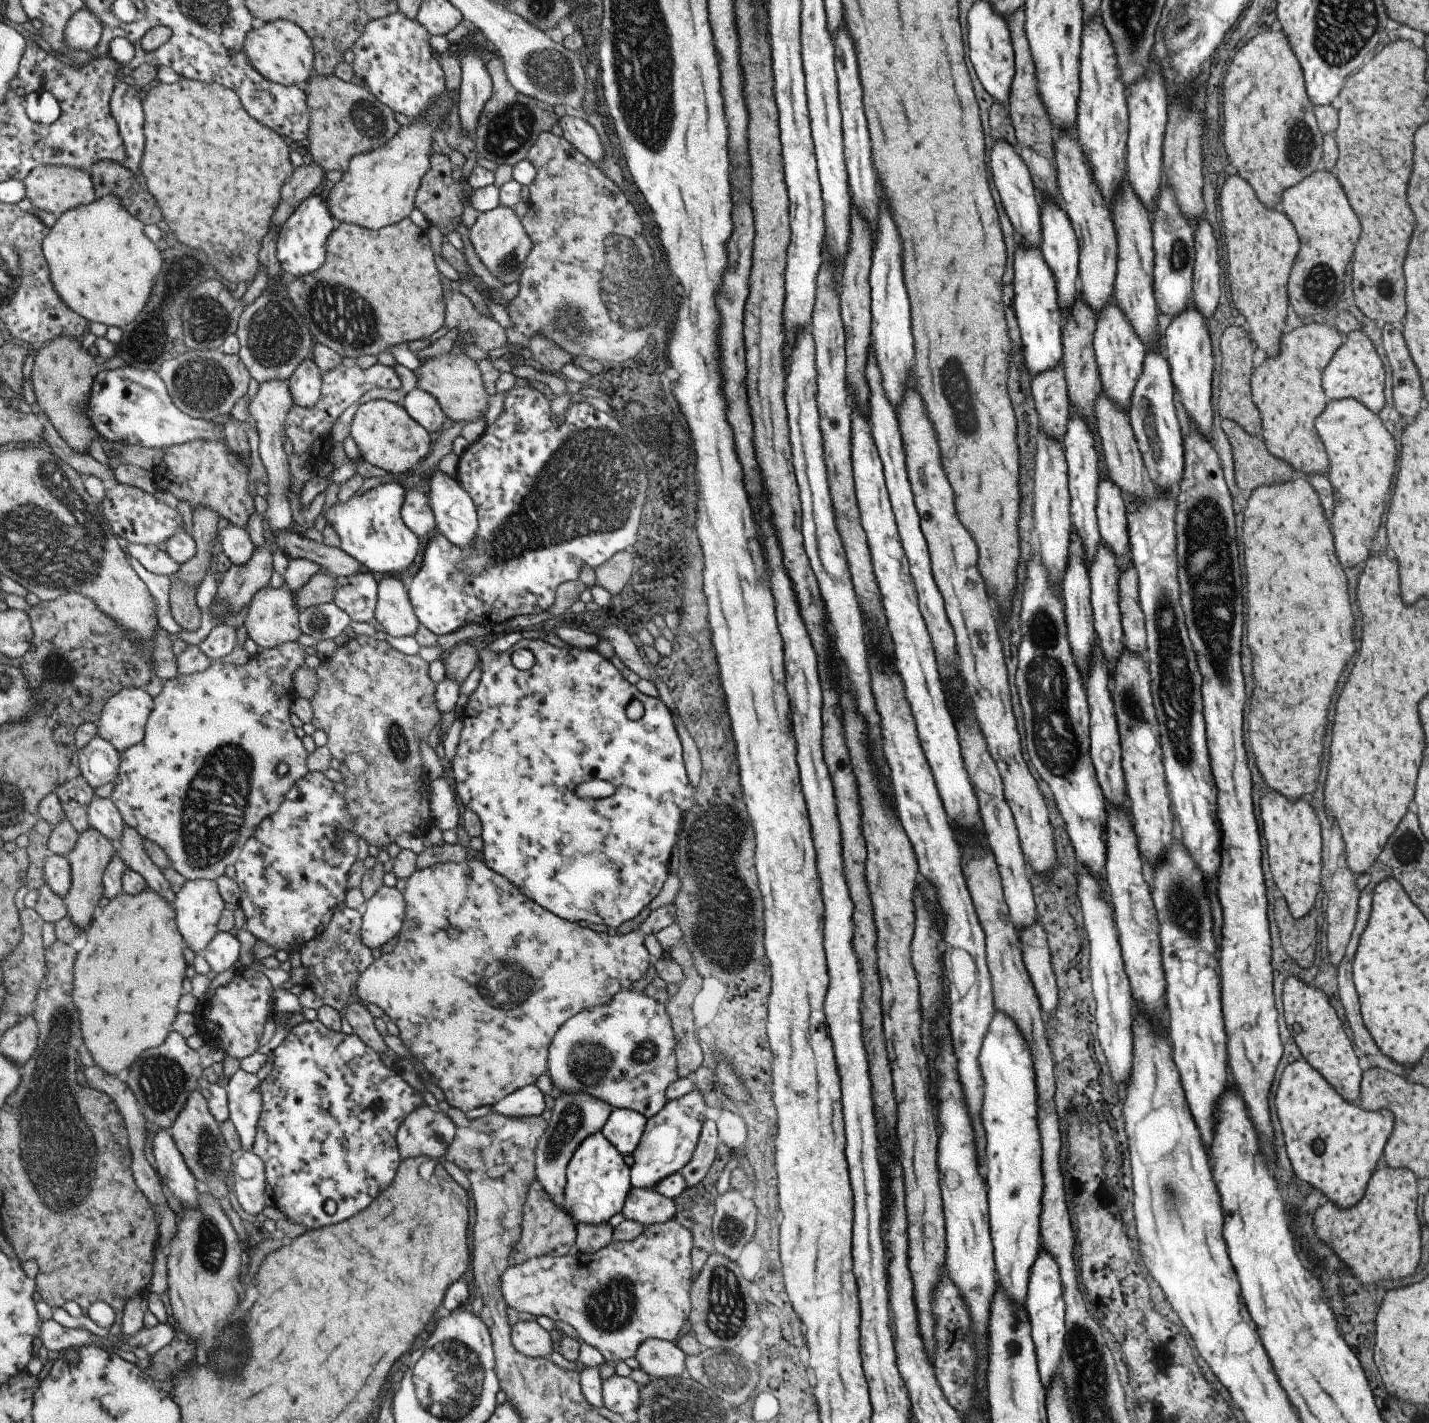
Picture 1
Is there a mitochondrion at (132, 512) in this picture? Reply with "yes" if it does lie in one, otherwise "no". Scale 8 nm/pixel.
no

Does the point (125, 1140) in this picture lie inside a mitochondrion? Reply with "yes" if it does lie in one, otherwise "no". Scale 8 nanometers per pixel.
no

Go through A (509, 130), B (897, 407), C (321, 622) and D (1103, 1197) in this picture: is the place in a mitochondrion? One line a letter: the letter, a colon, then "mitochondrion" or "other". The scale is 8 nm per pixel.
A: mitochondrion
B: other
C: mitochondrion
D: other

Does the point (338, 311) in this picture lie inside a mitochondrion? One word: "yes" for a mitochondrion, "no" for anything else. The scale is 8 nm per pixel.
yes

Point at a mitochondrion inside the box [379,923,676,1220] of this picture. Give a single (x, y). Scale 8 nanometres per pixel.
(509, 980)

